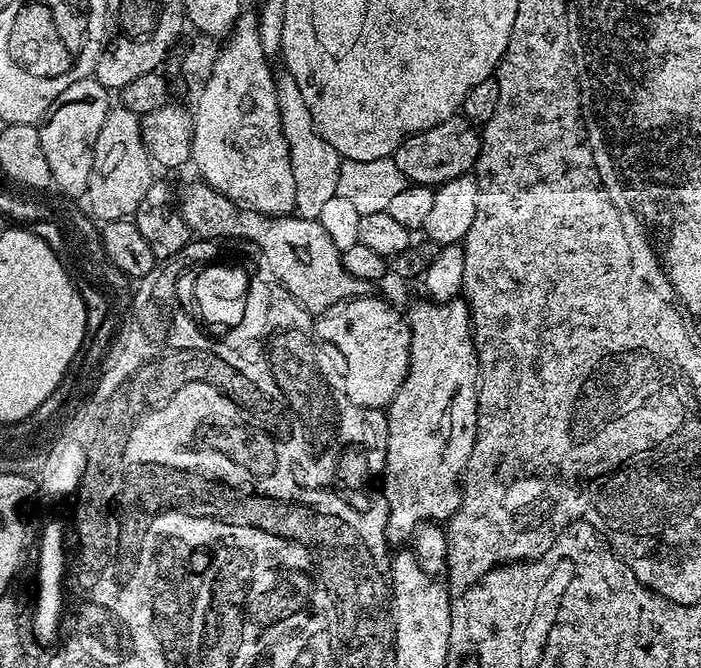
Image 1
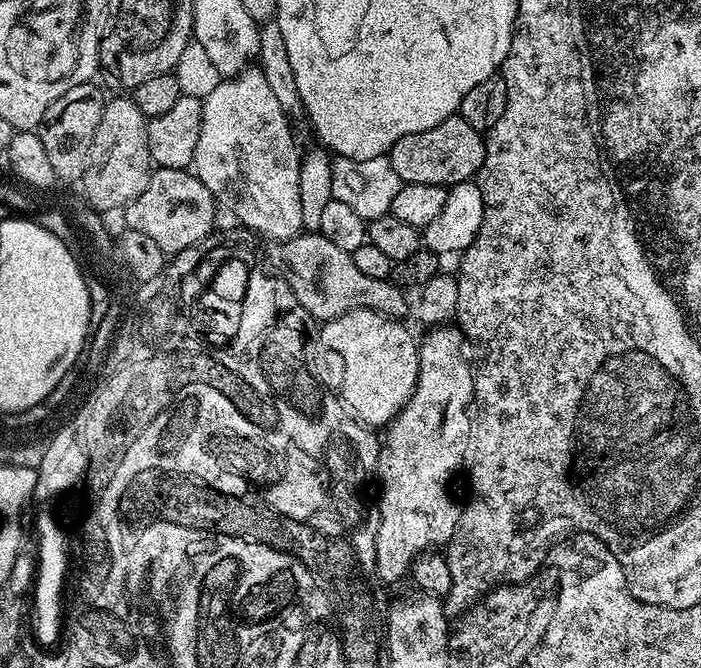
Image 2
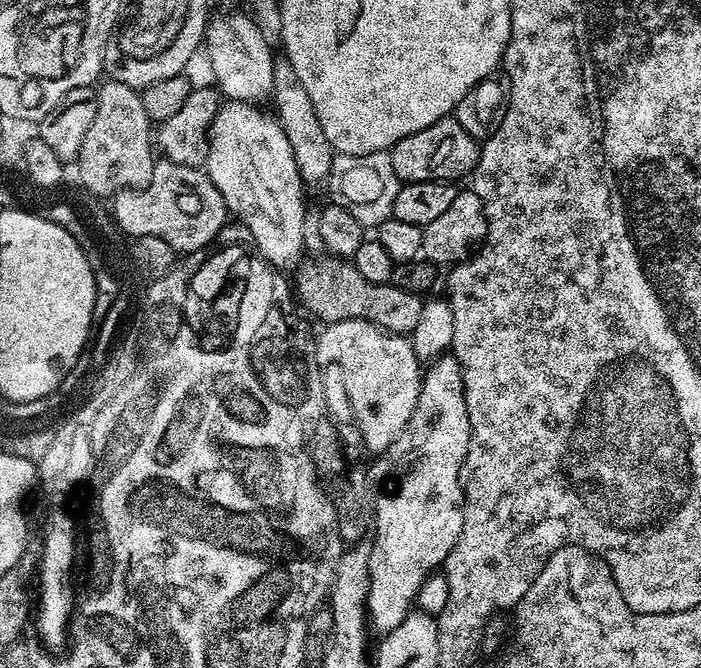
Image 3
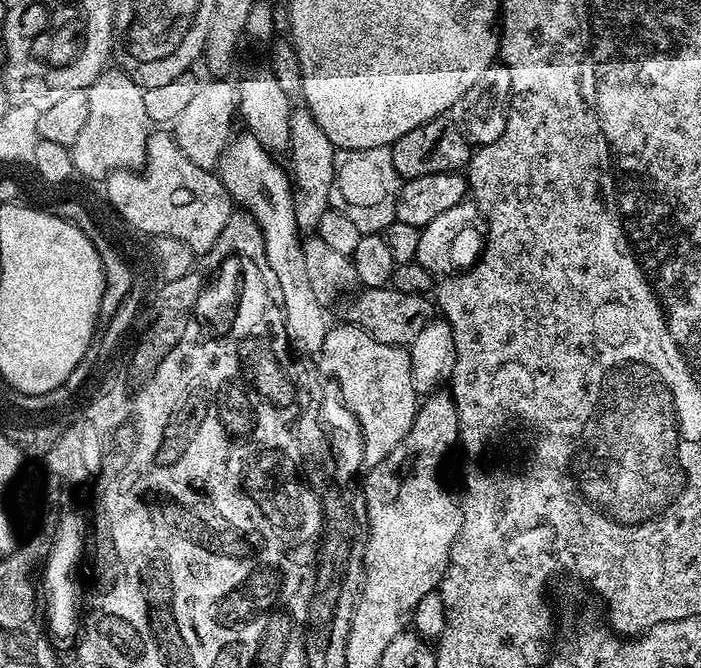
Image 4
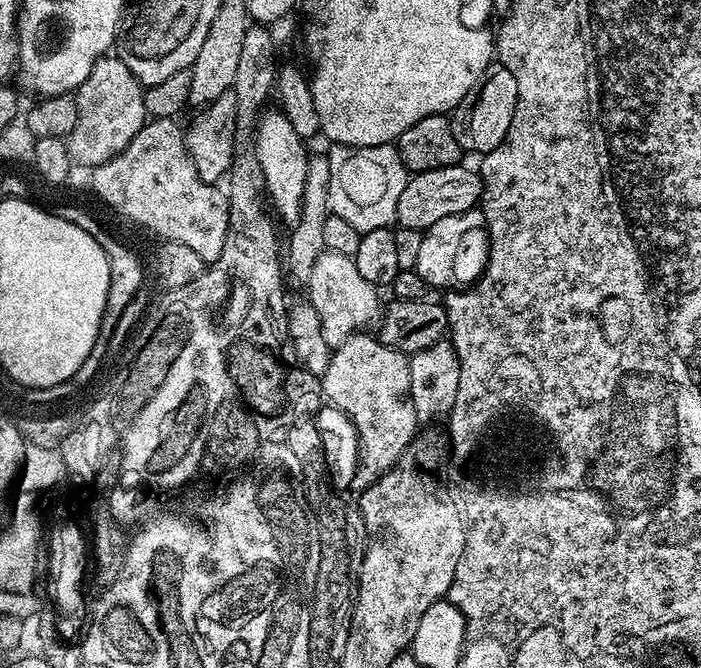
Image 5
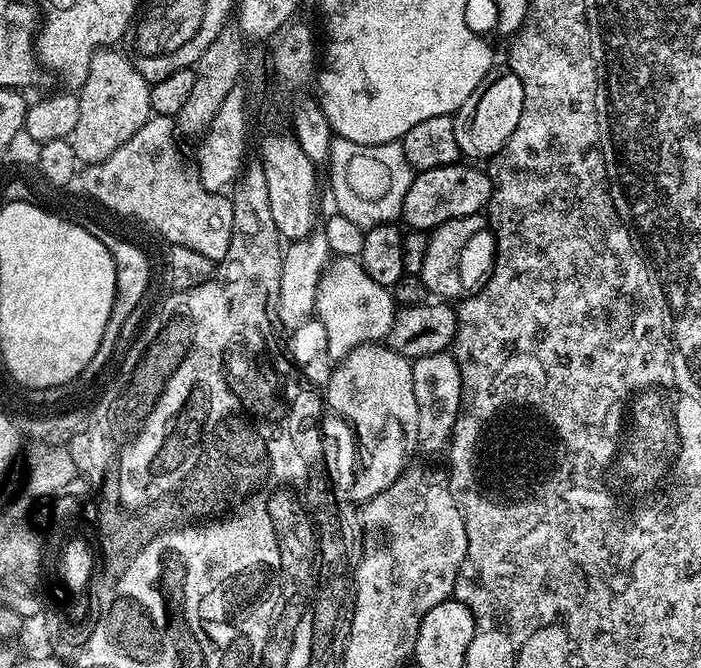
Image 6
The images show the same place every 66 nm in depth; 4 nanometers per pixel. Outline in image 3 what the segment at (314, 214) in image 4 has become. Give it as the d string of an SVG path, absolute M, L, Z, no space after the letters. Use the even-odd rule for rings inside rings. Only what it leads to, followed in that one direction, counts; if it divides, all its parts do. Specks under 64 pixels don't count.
M286 58L277 59L273 68L273 90L271 95L274 102L274 114L282 126L283 133L290 141L290 148L294 152L294 160L298 165L299 176L307 187L312 188L325 183L328 178L334 149L329 144L326 134L322 131L318 116L313 112L313 103L306 94L302 84L297 80L294 68Z

